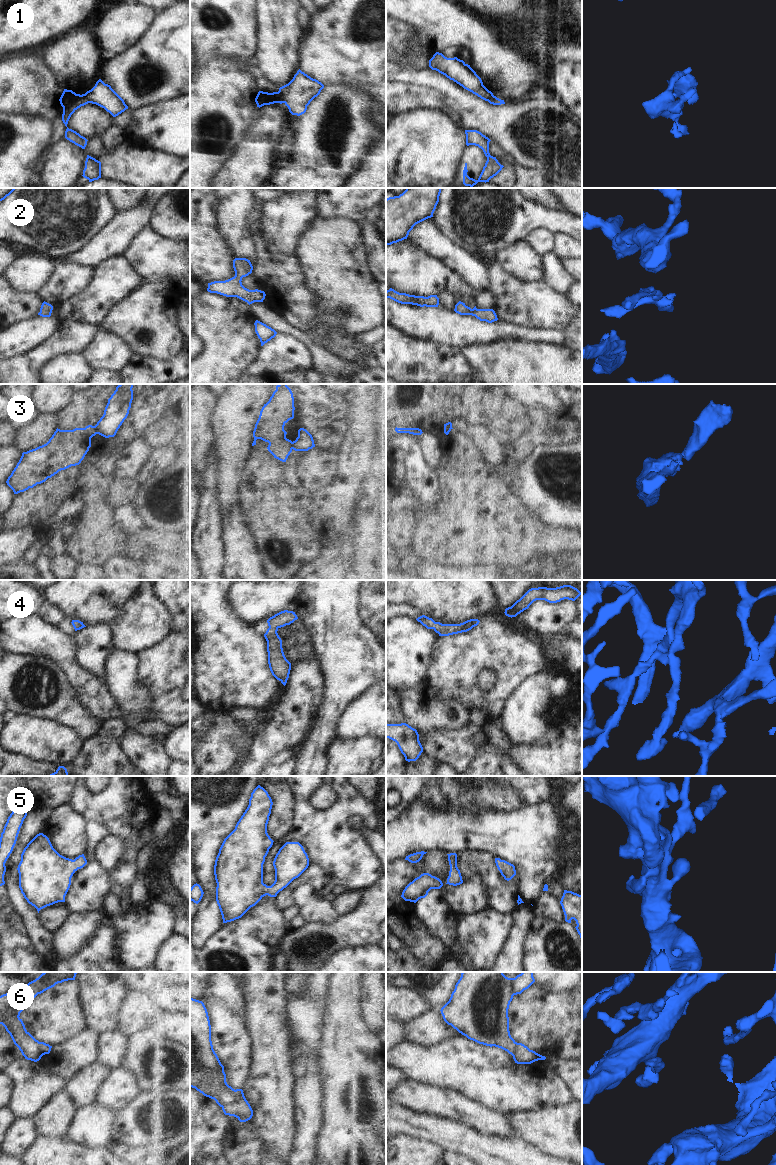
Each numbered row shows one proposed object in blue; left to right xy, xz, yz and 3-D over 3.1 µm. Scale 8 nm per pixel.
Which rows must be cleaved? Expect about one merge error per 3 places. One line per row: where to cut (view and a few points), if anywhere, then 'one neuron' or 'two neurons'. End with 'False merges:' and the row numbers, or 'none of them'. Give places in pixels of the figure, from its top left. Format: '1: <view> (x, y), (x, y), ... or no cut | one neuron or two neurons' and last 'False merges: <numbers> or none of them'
1: no cut | one neuron
2: no cut | one neuron
3: xy (95, 425), (98, 433) | two neurons
4: no cut | one neuron
5: no cut | one neuron
6: no cut | one neuron
False merges: 3

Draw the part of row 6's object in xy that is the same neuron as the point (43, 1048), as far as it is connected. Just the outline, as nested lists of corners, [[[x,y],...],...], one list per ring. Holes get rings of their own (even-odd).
[[[43,972],[27,985],[0,996],[0,1024],[5,1027],[25,1059],[37,1062],[43,1055],[50,1053],[52,1046],[39,1042],[26,1030],[19,1017],[24,1005],[58,983],[75,980],[76,974],[77,972]]]

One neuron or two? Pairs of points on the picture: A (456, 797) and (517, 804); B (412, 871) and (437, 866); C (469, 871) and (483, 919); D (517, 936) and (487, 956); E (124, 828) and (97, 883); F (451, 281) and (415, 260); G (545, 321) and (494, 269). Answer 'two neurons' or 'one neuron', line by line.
A: one neuron
B: one neuron
C: two neurons
D: two neurons
E: one neuron
F: one neuron
G: one neuron

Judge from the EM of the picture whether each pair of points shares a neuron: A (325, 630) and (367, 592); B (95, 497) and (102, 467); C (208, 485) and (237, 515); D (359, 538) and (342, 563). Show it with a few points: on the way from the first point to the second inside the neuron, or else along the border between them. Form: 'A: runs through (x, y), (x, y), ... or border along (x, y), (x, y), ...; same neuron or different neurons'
A: border along (358, 590), (358, 617), (363, 623); different neurons
B: runs through (95, 490), (95, 480), (99, 474); same neuron
C: border along (221, 516), (222, 540); different neurons
D: runs through (353, 544), (342, 557); same neuron

